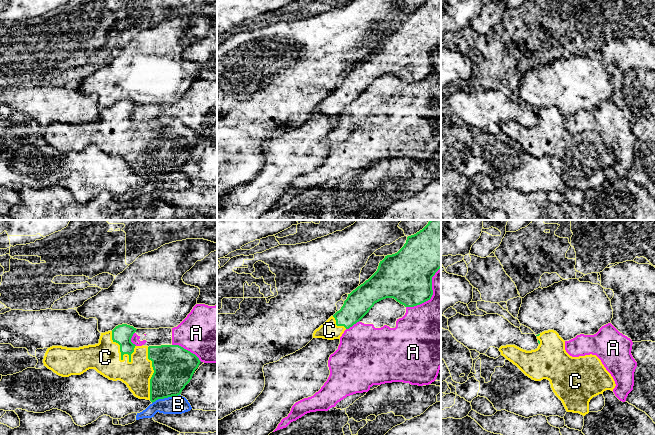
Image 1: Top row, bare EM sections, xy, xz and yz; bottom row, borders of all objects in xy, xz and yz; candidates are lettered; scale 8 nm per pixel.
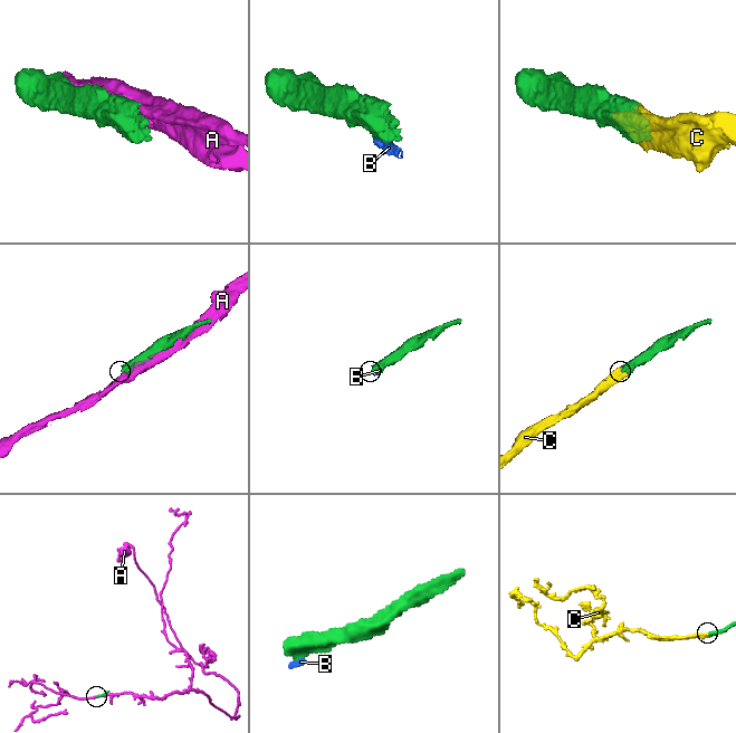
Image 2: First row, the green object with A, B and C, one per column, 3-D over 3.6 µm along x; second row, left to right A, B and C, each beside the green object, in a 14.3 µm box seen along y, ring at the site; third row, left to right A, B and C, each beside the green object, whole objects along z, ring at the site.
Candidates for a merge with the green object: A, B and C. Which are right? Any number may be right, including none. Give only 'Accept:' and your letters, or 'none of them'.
Accept: C

